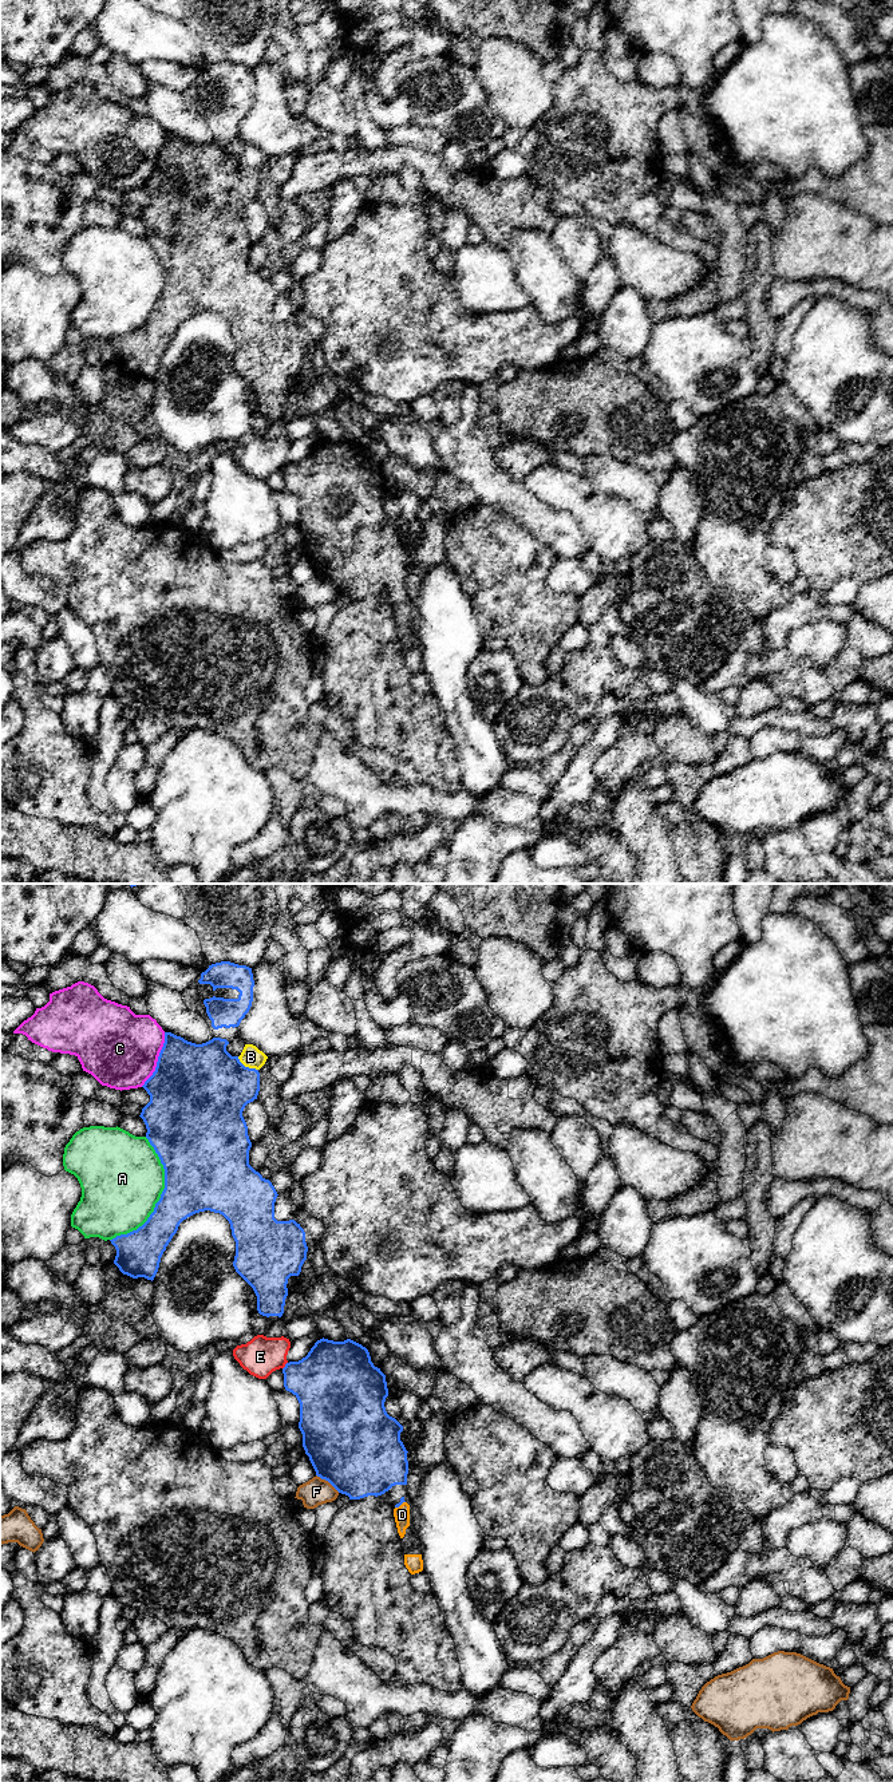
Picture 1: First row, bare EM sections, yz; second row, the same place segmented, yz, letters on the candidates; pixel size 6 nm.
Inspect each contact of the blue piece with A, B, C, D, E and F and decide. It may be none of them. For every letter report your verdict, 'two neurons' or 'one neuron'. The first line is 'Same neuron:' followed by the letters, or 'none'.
Same neuron: D
A: two neurons
B: two neurons
C: two neurons
D: one neuron
E: two neurons
F: two neurons

